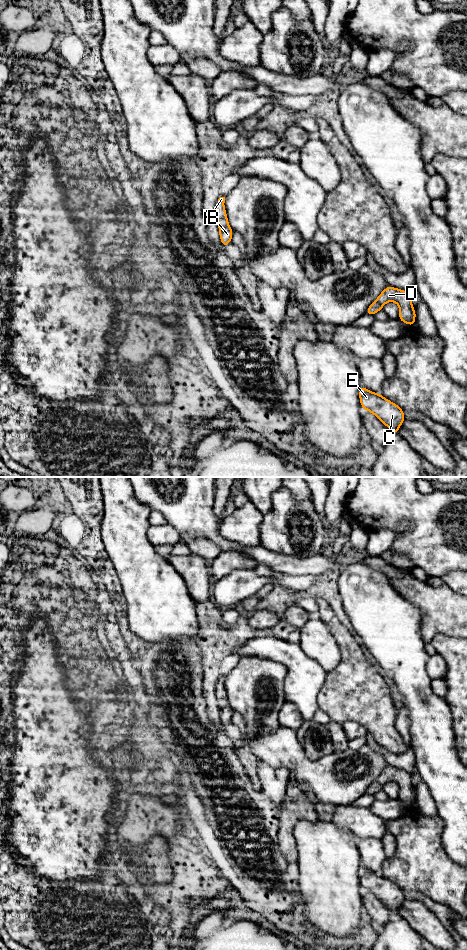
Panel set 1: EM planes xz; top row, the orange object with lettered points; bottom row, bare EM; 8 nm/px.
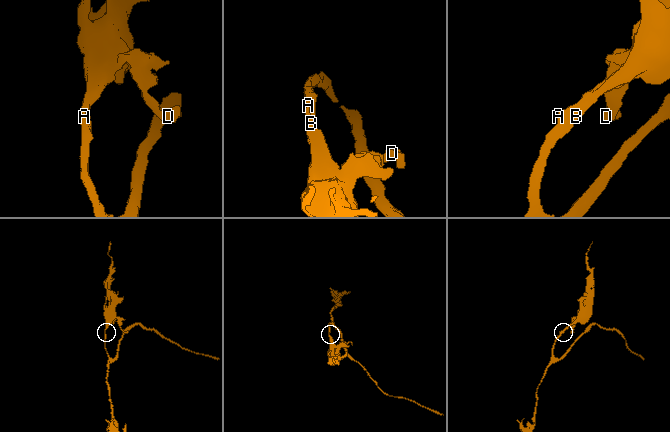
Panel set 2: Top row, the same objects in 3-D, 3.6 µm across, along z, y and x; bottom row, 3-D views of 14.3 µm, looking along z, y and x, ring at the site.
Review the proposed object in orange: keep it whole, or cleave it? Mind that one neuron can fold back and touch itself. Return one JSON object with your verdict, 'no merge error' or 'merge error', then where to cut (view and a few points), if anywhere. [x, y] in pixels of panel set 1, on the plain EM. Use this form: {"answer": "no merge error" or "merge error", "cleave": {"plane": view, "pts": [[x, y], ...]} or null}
{"answer": "no merge error", "cleave": null}

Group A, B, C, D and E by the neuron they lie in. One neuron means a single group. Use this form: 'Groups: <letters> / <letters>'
Groups: A B C D E

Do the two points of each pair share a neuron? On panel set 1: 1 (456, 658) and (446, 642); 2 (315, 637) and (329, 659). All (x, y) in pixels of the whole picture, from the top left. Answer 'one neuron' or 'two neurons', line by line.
1: one neuron
2: one neuron

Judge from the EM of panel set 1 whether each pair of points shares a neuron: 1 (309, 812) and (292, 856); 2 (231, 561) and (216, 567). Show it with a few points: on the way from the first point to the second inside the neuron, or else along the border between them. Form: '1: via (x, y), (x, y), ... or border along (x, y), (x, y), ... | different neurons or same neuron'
1: via (296, 816), (288, 824), (288, 843) | same neuron
2: via (227, 562), (220, 567) | same neuron

